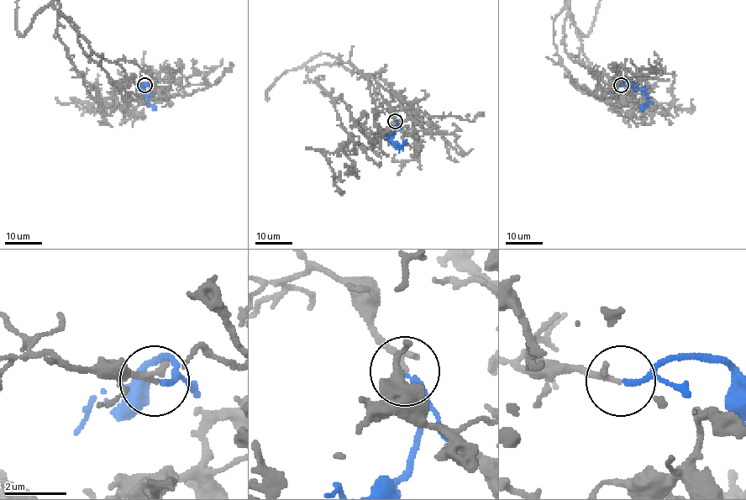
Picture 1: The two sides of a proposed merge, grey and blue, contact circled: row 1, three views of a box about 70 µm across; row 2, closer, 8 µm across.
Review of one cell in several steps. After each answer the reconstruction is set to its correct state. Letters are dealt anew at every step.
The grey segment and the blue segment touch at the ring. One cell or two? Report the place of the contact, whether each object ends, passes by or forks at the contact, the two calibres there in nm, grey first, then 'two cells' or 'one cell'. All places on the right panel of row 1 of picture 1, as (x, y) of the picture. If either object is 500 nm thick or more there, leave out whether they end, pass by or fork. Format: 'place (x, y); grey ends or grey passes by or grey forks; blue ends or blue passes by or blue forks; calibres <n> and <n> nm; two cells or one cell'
place (621, 85); grey ends; blue ends; calibres 240 and 160 nm; one cell

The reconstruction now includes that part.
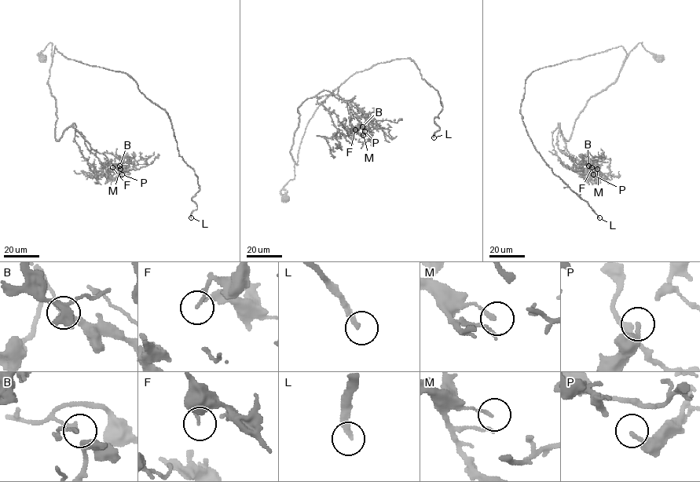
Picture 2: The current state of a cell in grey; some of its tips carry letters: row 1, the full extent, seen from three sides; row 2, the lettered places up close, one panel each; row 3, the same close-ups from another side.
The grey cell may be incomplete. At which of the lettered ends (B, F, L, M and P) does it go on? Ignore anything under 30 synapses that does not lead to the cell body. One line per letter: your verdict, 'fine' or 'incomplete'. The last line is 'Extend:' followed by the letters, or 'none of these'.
B: fine
F: fine
L: incomplete
M: fine
P: fine
Extend: L

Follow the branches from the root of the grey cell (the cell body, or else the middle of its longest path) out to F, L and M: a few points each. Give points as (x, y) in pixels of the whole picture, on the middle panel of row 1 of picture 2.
F: (284, 199), (280, 190), (295, 177), (290, 149), (298, 108), (306, 100), (340, 99), (360, 123), (355, 129)
L: (284, 199), (280, 191), (295, 177), (317, 108), (378, 63), (410, 58), (437, 91), (442, 109), (434, 137)
M: (284, 199), (280, 190), (295, 177), (290, 149), (298, 108), (306, 100), (331, 95), (345, 101), (363, 135)

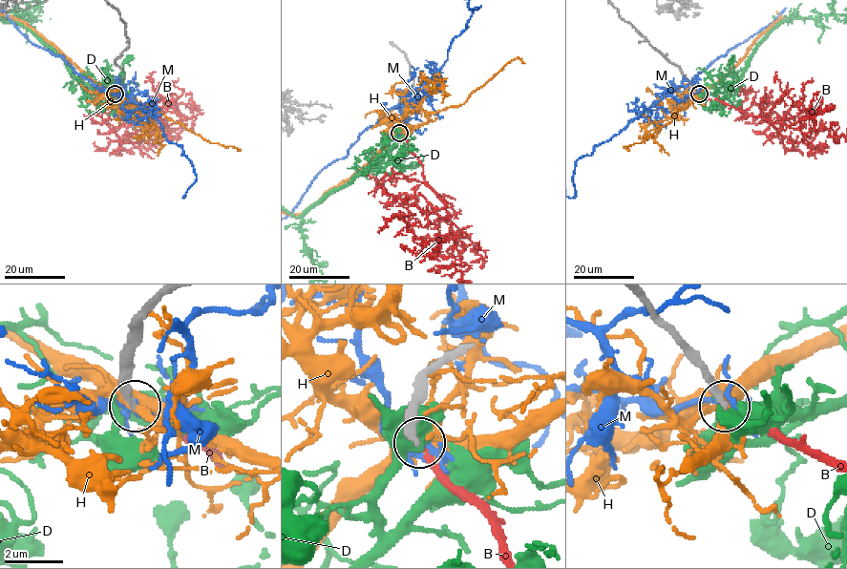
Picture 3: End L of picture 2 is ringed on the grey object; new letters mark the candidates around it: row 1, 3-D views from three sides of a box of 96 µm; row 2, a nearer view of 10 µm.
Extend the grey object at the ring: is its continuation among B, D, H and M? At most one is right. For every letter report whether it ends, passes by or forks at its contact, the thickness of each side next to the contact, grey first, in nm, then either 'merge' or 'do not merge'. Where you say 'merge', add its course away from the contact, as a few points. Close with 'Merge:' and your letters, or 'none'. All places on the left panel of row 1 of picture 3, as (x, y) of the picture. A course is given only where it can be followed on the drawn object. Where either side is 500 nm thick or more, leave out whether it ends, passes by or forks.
B: it ends; calibres 240 and 220 nm; merge
D: it ends; calibres 360 and 130 nm; do not merge
H: it forks; calibres 320 and 440 nm; do not merge
M: it forks; calibres 300 and 150 nm; do not merge
Merge: B

